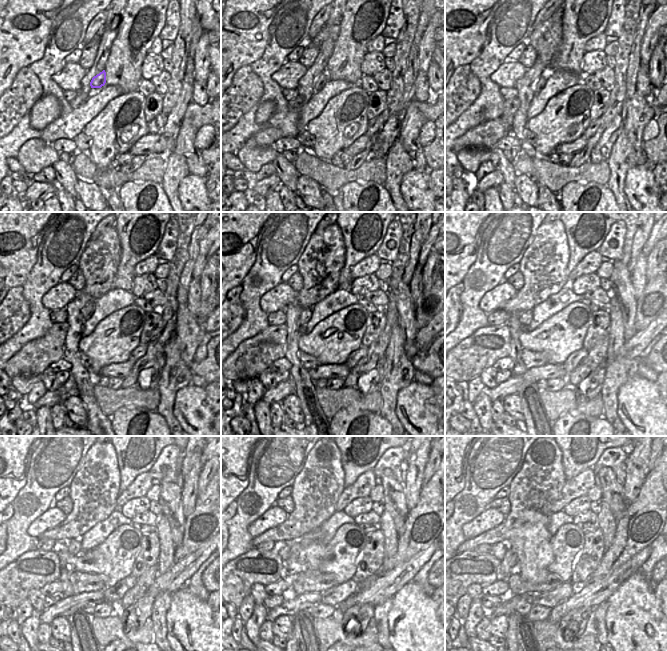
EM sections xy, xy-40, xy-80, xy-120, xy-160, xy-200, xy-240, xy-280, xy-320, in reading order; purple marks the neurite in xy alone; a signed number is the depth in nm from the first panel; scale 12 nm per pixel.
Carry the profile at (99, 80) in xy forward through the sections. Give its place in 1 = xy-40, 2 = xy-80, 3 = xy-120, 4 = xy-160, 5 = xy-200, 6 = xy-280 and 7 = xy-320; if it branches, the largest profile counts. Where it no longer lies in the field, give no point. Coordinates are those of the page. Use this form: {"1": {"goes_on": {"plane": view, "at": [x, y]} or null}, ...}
{"1": {"goes_on": {"plane": "xy-40", "at": [319, 82]}}, "2": {"goes_on": {"plane": "xy-80", "at": [539, 85]}}, "3": {"goes_on": {"plane": "xy-120", "at": [87, 311]}}, "4": {"goes_on": {"plane": "xy-160", "at": [305, 315]}}, "5": {"goes_on": {"plane": "xy-200", "at": [525, 318]}}, "6": {"goes_on": {"plane": "xy-280", "at": [286, 554]}}, "7": {"goes_on": {"plane": "xy-320", "at": [510, 559]}}}

